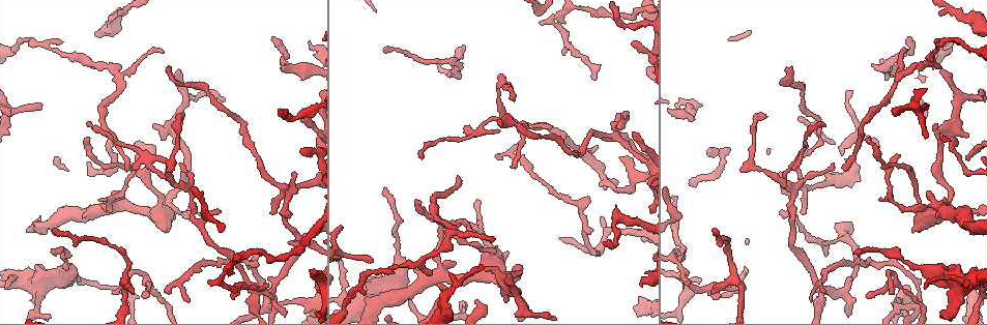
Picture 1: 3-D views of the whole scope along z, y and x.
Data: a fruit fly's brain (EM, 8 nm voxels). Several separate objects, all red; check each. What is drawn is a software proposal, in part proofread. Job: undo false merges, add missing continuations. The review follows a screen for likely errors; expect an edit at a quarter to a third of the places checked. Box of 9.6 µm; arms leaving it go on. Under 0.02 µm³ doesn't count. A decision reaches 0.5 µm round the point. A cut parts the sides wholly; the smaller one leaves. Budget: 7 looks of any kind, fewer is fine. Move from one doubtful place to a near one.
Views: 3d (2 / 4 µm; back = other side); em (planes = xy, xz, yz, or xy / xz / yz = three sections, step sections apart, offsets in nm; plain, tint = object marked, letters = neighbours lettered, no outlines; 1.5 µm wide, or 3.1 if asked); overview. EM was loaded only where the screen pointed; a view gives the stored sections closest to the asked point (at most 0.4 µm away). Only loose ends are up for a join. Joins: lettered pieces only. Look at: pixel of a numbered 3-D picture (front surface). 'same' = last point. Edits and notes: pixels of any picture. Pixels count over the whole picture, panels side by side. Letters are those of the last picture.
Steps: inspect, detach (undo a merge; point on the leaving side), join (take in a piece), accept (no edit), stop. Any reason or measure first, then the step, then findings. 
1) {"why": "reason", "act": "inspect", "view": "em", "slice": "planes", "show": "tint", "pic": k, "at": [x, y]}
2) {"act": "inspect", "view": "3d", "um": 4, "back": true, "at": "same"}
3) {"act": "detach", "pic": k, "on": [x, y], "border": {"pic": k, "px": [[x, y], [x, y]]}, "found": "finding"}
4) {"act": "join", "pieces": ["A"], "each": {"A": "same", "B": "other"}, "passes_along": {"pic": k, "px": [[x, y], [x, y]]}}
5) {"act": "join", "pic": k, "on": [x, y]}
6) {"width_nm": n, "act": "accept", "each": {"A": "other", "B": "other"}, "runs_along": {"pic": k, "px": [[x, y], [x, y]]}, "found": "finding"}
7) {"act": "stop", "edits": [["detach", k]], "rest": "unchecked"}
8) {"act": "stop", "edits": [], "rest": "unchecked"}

{"why": "branch stops here", "act": "inspect", "view": "3d", "um": 2, "back": true, "pic": 1, "at": [466, 129]}

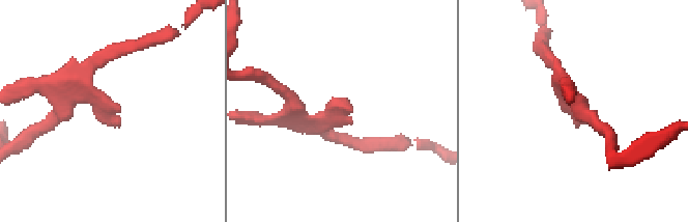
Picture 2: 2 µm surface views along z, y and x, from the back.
{"why": "shape alone is not enough", "act": "inspect", "view": "em", "slice": "planes", "show": "letters", "pic": 2, "at": [351, 110]}

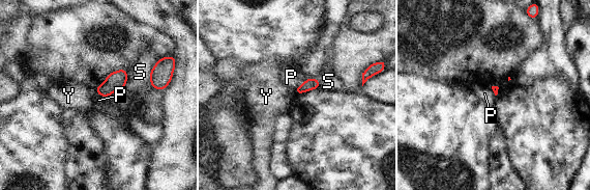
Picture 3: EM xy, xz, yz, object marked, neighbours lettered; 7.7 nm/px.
{"act": "accept", "each": {"P": "other", "S": "other", "Y": "other"}, "border": {"pic": 3, "px": [[310, 78], [306, 78], [295, 89]]}, "found": "none of them fits"}

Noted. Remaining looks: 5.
{"act": "inspect", "view": "3d", "um": 4, "pic": 1, "at": [180, 212]}

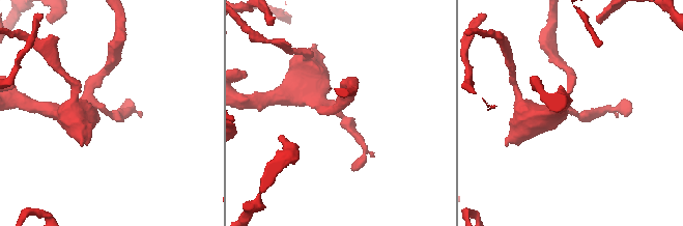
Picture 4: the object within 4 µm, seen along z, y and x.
{"act": "inspect", "view": "em", "slice": "planes", "show": "letters", "pic": 4, "at": [109, 111]}

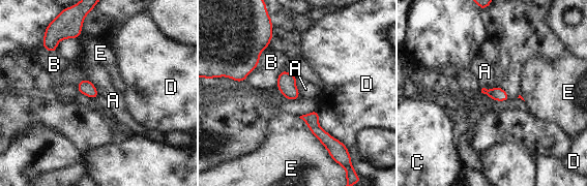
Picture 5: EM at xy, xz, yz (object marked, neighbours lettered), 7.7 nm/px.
{"width_nm": 110, "act": "accept", "each": {"A": "other", "B": "other", "C": "other", "D": "other", "E": "other"}, "border": {"pic": 5, "px": [[88, 79], [99, 97]]}, "found": "continuous, no second neuron"}

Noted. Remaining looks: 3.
{"why": "free end", "act": "inspect", "view": "em", "slice": "xy", "step": 4, "show": "letters", "pic": 1, "at": [219, 213]}

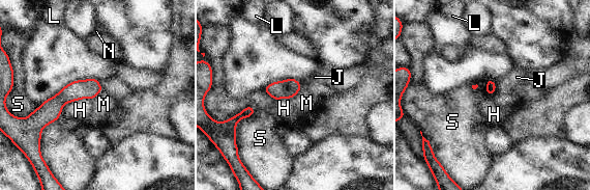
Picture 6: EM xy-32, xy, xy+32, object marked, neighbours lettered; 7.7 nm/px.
{"why": "another direction", "act": "inspect", "view": "em", "slice": "planes", "show": "letters", "at": "same"}

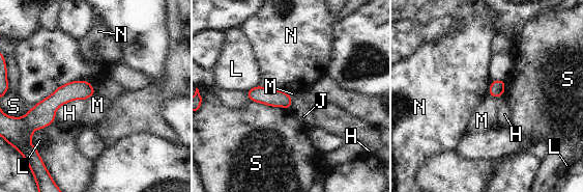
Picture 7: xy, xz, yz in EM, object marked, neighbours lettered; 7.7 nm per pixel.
{"width_nm": 120, "act": "accept", "each": {"H": "other", "J": "other", "L": "other", "M": "other", "N": "other", "S": "other"}, "border": {"pic": 7, "px": [[289, 94], [291, 98], [290, 108]]}, "found": "no lettered piece goes on from it"}

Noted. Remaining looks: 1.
{"act": "stop", "edits": [], "rest": "unchecked"}

